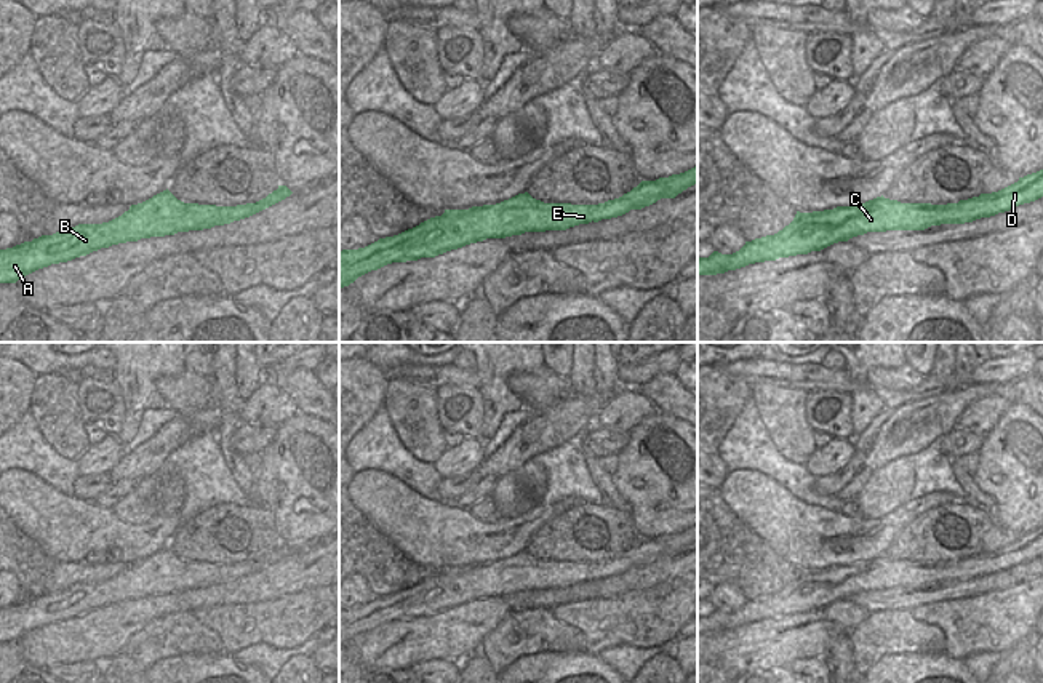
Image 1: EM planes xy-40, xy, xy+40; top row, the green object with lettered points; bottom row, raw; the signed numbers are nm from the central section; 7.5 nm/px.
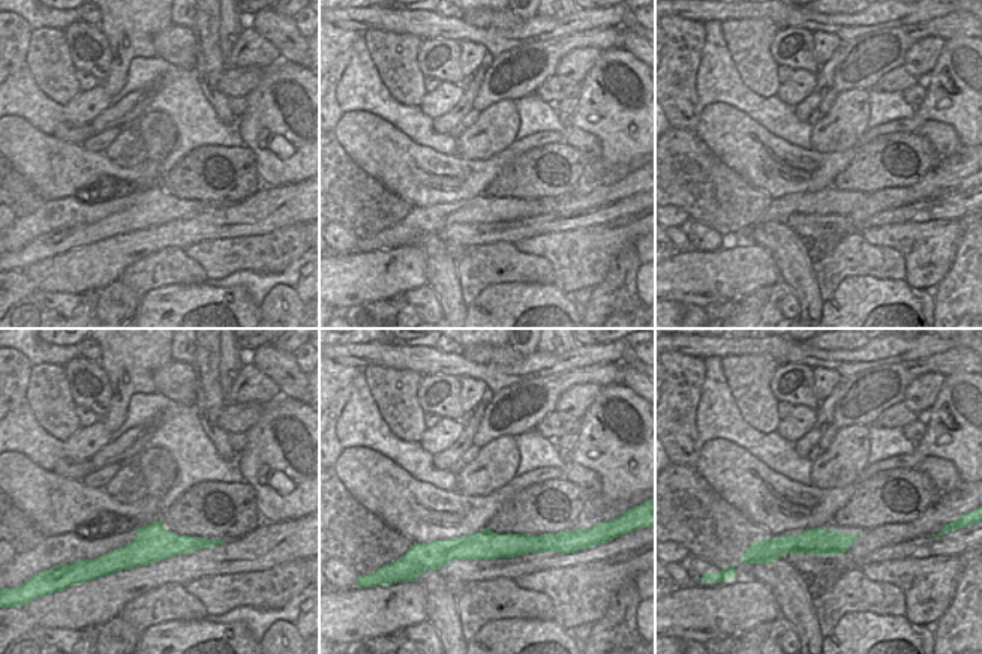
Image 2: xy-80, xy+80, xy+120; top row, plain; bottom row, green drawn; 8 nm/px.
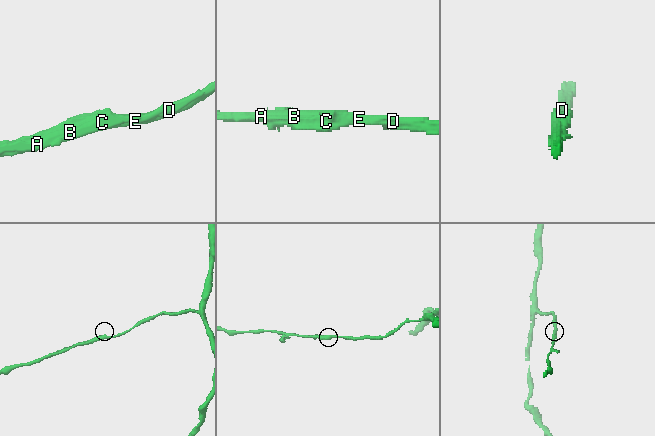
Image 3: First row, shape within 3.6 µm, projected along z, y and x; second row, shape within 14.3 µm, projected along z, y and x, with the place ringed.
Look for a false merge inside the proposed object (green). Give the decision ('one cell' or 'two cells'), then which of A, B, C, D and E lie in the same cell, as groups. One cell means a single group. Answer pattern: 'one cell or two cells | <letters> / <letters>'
one cell | A B C D E

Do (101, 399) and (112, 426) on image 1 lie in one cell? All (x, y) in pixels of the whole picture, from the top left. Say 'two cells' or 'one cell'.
one cell

